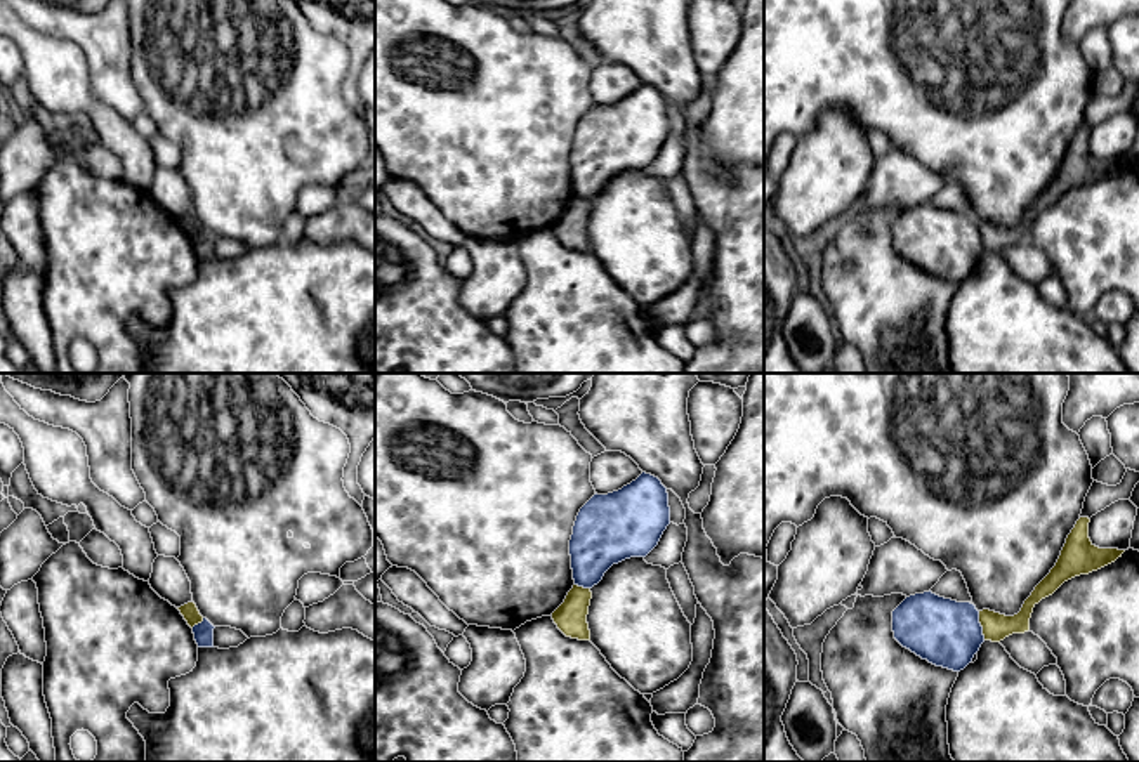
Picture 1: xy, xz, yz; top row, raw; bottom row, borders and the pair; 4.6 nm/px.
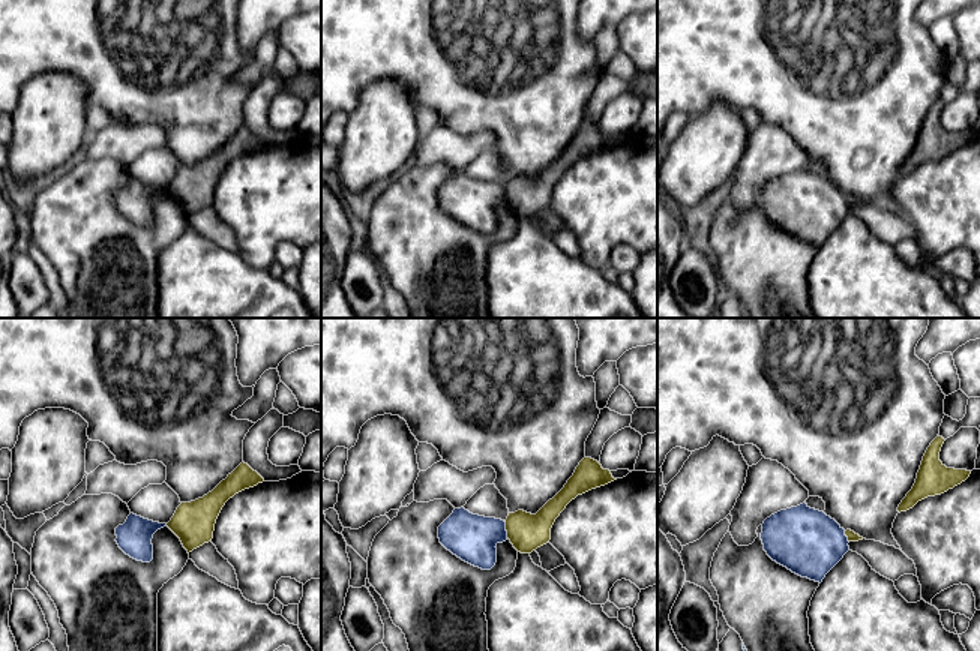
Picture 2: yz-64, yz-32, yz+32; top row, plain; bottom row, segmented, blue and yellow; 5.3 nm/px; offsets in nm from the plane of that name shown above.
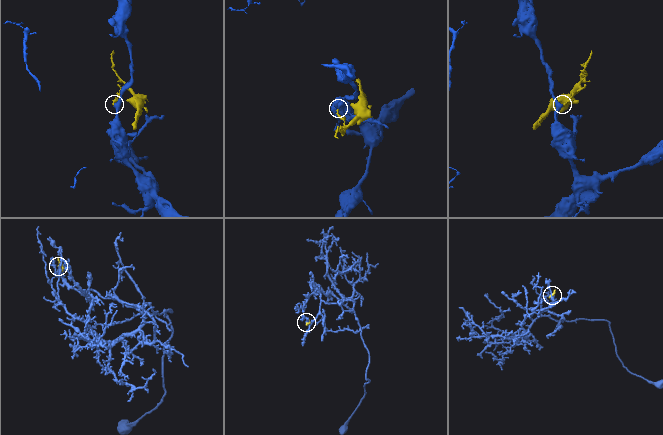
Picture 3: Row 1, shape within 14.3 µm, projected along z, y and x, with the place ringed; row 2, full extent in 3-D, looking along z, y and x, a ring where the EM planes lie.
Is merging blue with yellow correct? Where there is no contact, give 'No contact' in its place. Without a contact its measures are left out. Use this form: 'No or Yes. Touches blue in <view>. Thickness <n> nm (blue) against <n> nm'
No. Touches blue in yz. Thickness 300 nm (blue) against 130 nm

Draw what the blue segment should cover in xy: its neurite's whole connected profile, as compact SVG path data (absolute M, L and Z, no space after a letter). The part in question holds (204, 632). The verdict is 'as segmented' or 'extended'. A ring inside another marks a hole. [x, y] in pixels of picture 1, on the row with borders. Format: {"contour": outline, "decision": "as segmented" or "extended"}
{"contour": "M207 618L193 627L198 647L214 647L214 628L215 627Z", "decision": "as segmented"}

